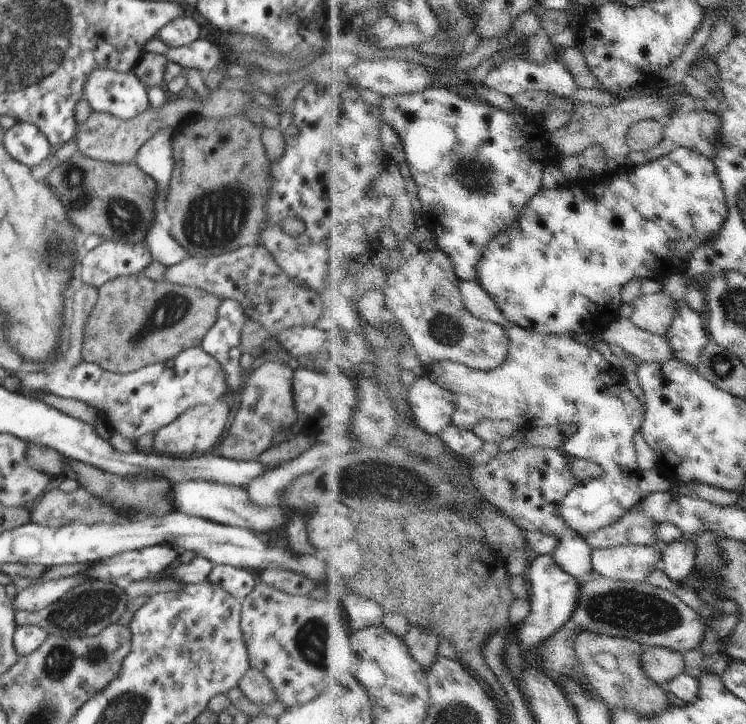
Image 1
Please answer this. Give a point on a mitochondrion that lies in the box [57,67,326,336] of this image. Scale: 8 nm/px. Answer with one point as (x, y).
(216, 220)

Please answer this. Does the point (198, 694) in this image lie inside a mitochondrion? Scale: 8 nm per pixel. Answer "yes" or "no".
no

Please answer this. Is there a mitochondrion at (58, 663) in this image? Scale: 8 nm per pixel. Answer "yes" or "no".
yes

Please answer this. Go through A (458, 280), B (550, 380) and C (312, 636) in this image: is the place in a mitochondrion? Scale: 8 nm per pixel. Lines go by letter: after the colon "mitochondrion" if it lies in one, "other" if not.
A: other
B: mitochondrion
C: mitochondrion

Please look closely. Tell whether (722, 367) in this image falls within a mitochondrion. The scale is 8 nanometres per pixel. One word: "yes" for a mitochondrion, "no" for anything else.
yes

